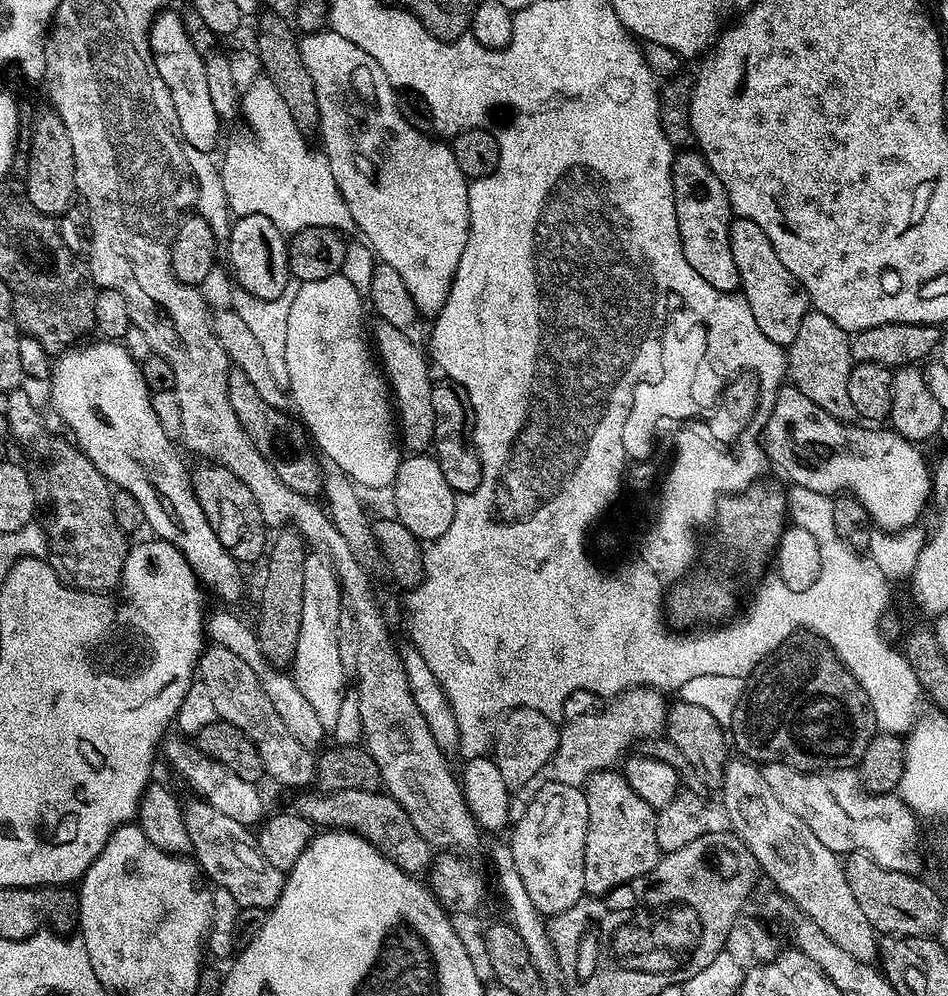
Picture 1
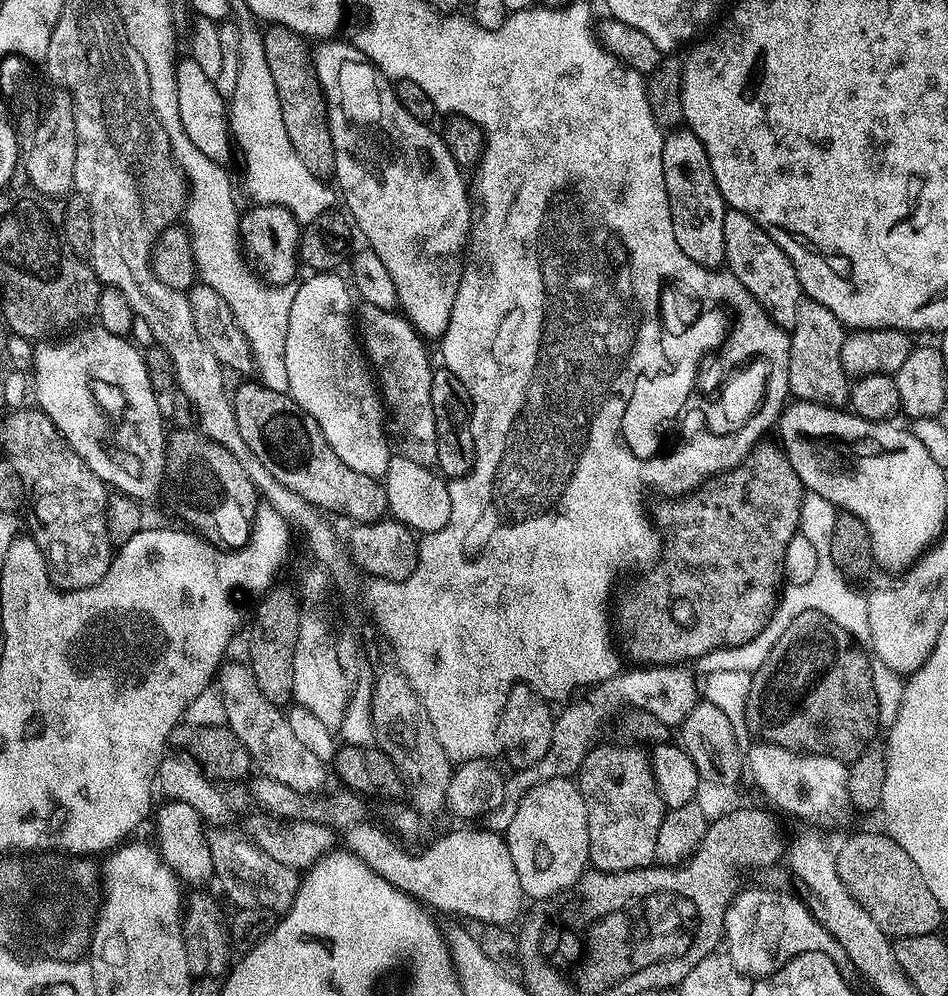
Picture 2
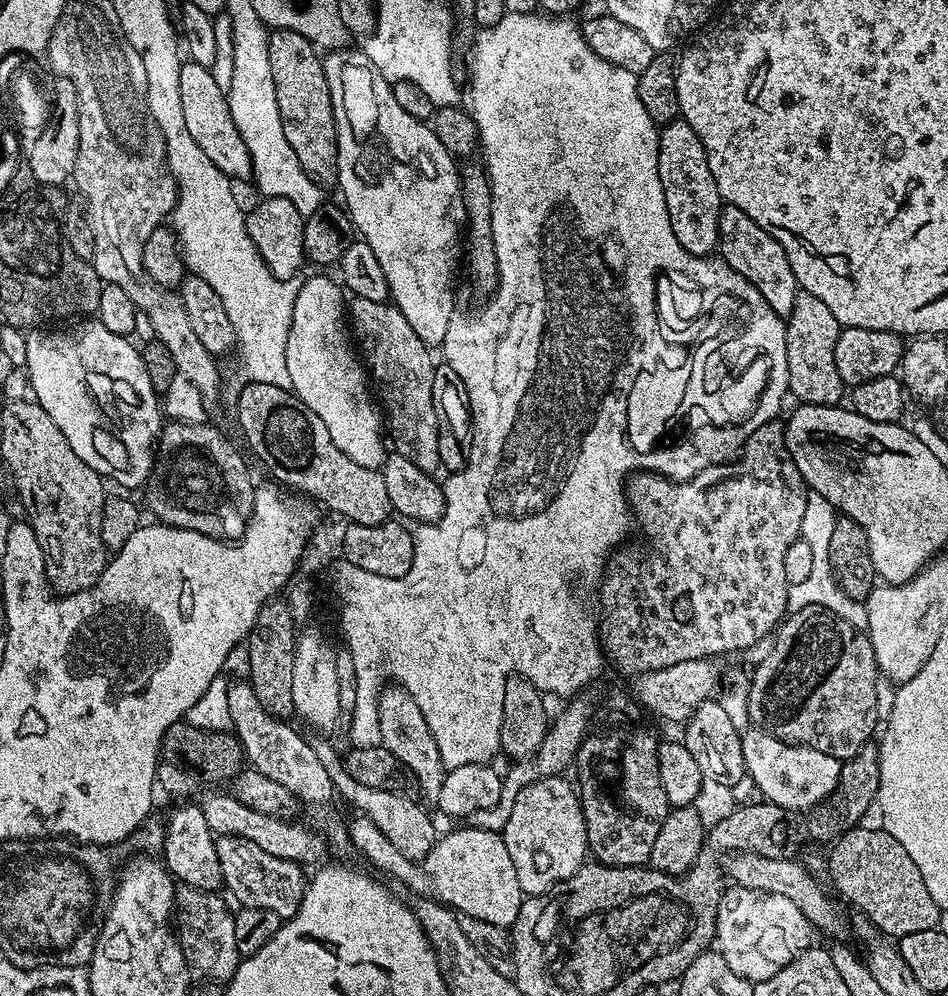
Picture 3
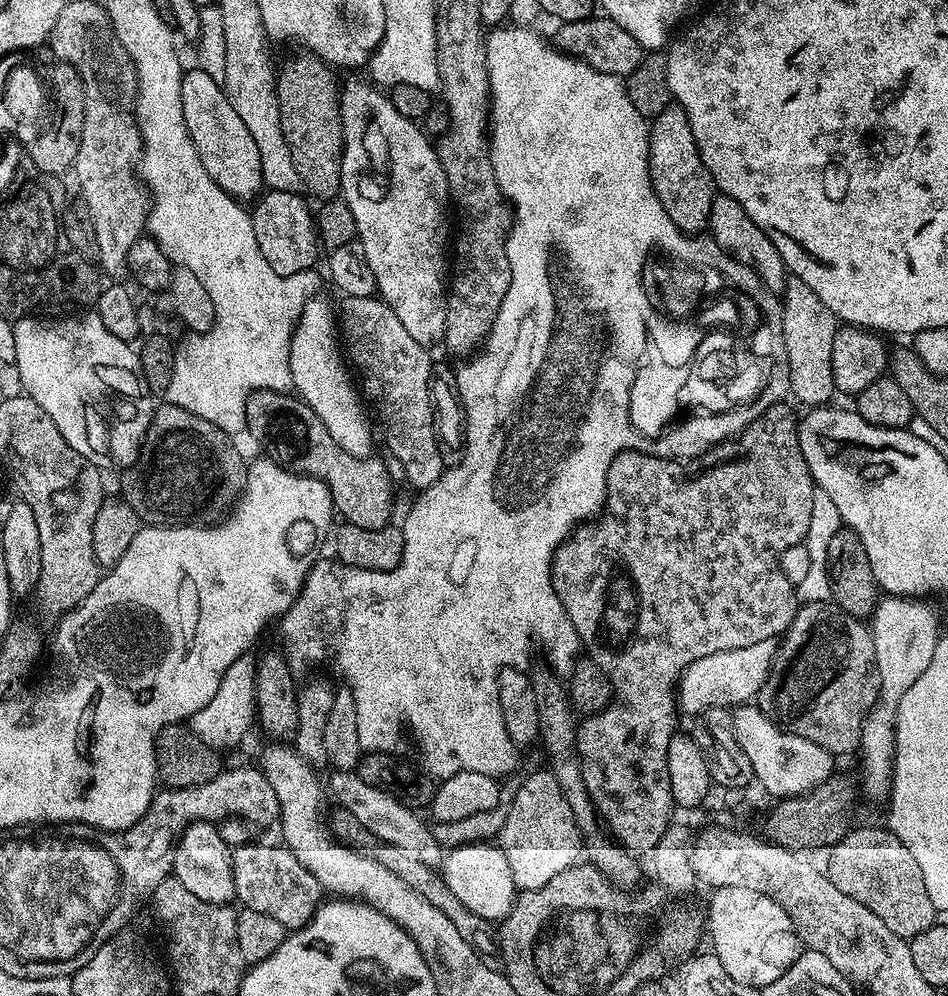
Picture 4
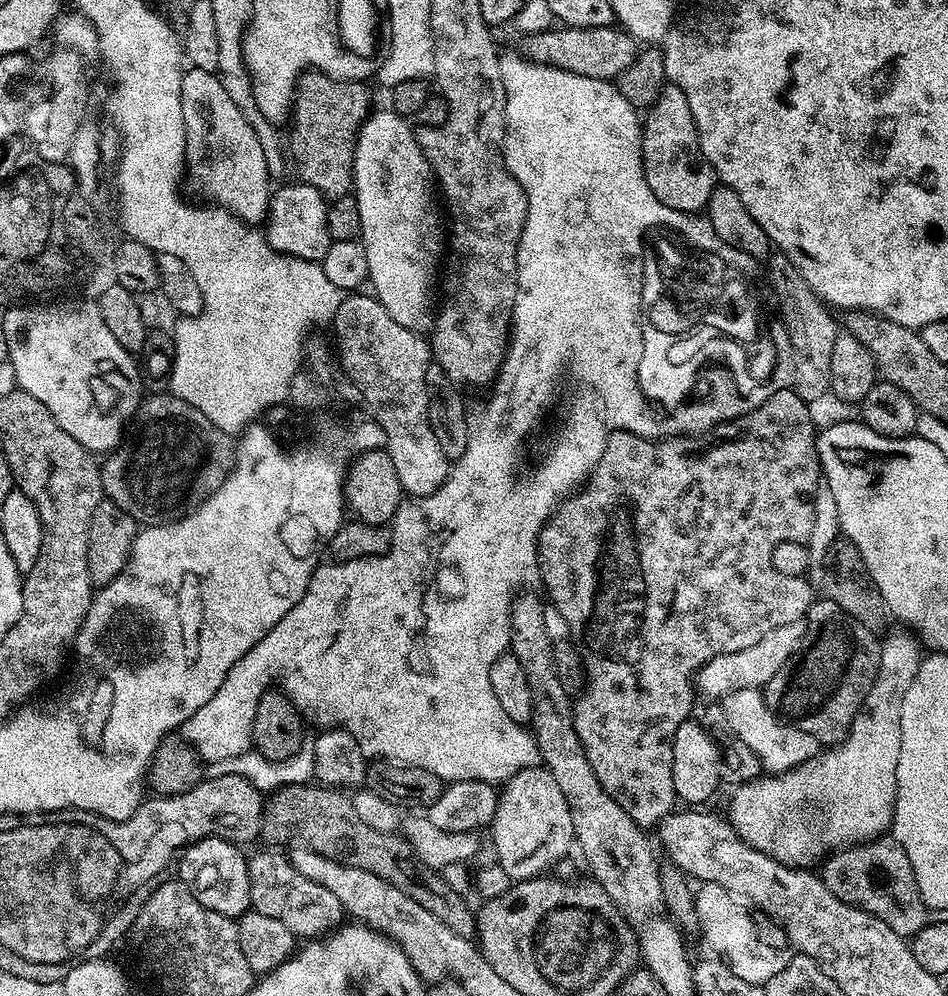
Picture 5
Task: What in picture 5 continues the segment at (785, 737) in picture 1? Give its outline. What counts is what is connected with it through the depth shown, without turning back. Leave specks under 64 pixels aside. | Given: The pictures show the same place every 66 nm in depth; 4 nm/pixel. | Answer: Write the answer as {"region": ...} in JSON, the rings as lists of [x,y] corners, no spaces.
{"region":[[[827,598],[813,599],[812,605],[808,607],[804,626],[804,642],[800,645],[798,653],[800,665],[780,696],[779,715],[795,728],[806,730],[806,734],[814,734],[814,738],[819,740],[821,745],[831,746],[840,743],[848,735],[852,719],[860,713],[864,699],[874,686],[874,678],[880,665],[880,645],[877,633],[862,626],[857,618],[846,614],[838,603]]]}

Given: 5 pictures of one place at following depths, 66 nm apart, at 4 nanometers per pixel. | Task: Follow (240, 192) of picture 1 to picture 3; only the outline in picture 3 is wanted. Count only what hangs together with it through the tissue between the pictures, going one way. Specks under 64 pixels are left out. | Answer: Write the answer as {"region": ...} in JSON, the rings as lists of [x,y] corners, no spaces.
{"region":[[[233,44],[233,50],[233,77],[226,95],[230,118],[234,118],[234,126],[238,126],[238,134],[242,134],[242,142],[246,142],[246,150],[250,154],[251,179],[256,180],[256,188],[261,192],[261,197],[286,198],[294,202],[301,216],[307,218],[320,207],[322,188],[305,174],[302,166],[298,166],[298,158],[294,155],[294,150],[290,150],[290,142],[286,142],[282,118],[278,114],[278,98],[272,100],[274,78],[268,80],[268,76],[248,76],[248,68],[240,68],[240,44]]]}

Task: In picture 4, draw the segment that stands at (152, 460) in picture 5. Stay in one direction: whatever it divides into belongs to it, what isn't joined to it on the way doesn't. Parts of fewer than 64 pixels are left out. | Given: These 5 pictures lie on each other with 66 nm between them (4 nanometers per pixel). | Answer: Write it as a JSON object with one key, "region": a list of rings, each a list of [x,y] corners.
{"region":[[[167,402],[161,404],[161,408],[159,405],[152,413],[152,421],[146,430],[144,441],[140,444],[140,452],[137,454],[136,460],[130,467],[123,469],[121,476],[124,477],[120,480],[119,495],[127,504],[134,506],[134,510],[140,516],[141,521],[148,526],[179,526],[182,524],[191,524],[193,522],[211,521],[213,518],[219,517],[221,513],[233,503],[237,493],[241,491],[242,481],[246,475],[246,460],[243,460],[243,458],[240,457],[239,450],[232,445],[233,437],[229,435],[229,433],[218,430],[218,426],[206,422],[206,418],[198,418],[198,414],[190,414],[186,410],[182,410],[178,406],[174,406]]]}

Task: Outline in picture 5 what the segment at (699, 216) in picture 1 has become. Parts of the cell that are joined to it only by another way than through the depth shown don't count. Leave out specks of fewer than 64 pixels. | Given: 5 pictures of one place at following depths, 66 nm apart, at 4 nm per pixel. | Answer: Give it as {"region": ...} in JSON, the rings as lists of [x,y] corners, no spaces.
{"region":[[[665,83],[660,89],[660,97],[647,109],[643,123],[648,130],[643,137],[643,161],[646,176],[651,180],[656,195],[676,209],[690,214],[703,213],[710,202],[710,194],[718,187],[718,181],[706,154],[702,154],[700,135],[694,126],[694,114],[690,114],[686,94],[682,94],[678,86]]]}

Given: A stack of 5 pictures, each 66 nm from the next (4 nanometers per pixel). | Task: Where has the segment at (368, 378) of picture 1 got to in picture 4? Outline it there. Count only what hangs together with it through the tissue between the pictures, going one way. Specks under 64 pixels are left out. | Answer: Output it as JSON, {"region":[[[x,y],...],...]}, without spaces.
{"region":[[[318,300],[306,305],[298,318],[296,329],[292,331],[290,342],[292,388],[295,395],[306,401],[310,410],[318,414],[318,418],[322,418],[328,436],[334,438],[334,442],[338,442],[338,446],[342,446],[346,454],[373,455],[374,424],[370,419],[370,412],[361,389],[354,383],[353,373],[346,363],[346,356],[338,339],[338,320],[334,315],[333,305],[331,308],[326,301]]]}

